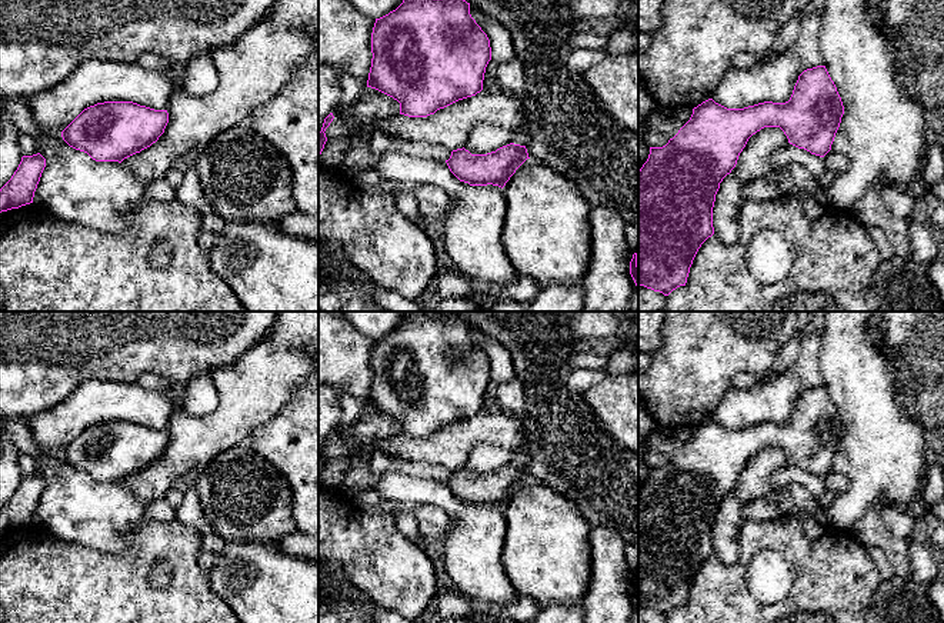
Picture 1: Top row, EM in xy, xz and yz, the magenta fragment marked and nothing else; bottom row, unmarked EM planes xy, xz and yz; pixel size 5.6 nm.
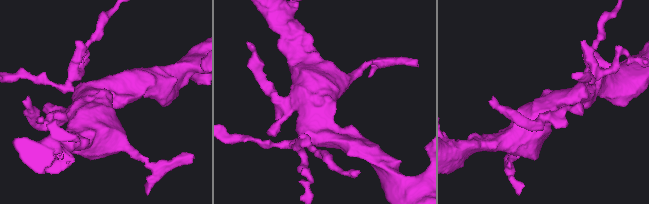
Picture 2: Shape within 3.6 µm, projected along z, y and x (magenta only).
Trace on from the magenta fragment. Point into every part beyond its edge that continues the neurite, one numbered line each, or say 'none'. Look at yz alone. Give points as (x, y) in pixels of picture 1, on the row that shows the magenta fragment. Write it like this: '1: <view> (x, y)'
1: yz (659, 119)

